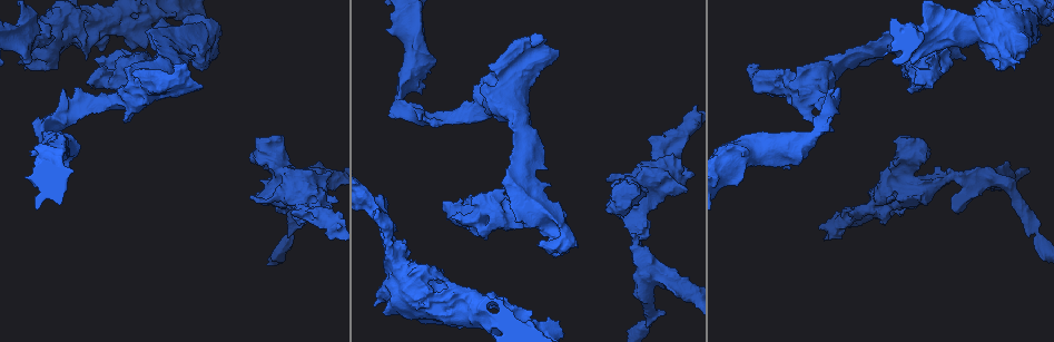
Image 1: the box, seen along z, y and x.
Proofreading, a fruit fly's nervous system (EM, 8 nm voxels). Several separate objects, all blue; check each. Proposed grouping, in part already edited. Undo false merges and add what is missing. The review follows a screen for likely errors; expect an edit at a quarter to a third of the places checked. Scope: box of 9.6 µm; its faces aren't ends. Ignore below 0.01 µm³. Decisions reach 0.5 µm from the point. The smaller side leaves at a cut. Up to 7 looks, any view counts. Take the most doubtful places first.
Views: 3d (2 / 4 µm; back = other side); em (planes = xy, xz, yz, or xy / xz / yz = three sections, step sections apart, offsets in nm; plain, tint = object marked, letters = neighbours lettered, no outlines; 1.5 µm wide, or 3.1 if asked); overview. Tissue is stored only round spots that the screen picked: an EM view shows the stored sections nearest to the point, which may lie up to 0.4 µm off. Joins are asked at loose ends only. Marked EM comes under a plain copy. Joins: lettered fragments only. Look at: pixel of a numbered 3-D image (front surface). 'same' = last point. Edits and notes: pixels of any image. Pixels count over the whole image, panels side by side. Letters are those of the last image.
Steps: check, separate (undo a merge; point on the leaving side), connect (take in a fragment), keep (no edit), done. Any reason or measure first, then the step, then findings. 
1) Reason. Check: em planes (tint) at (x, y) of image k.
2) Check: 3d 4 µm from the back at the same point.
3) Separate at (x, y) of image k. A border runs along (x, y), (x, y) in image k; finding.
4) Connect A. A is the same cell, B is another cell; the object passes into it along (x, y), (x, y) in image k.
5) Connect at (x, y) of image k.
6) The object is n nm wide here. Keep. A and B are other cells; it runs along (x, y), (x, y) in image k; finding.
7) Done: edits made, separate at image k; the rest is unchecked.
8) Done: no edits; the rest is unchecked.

Branch stops here. Check: em xz step 8 (letters) at (376, 303) of image 1.

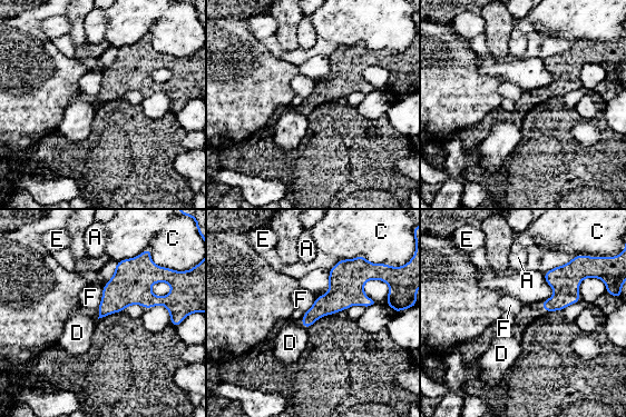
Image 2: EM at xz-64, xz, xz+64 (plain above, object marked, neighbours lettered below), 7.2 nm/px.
Keep. A, C, D, E and F are other cells; no lettered fragment goes on from it.

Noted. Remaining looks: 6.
Branch stops here. Check: em yz step 4 (letters) at (86, 84) of image 1.

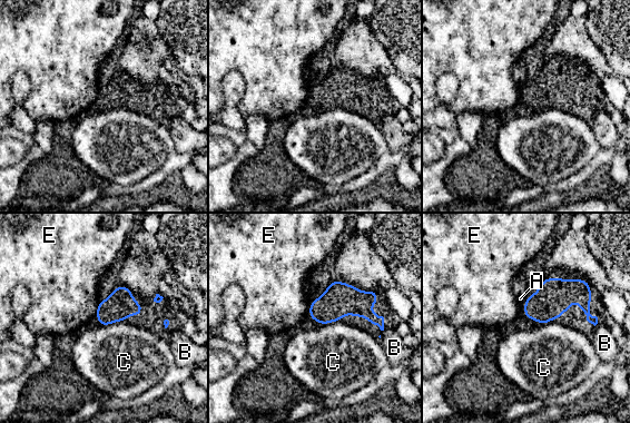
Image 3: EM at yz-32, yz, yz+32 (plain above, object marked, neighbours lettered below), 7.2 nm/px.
Check: em planes (letters) at the same point.

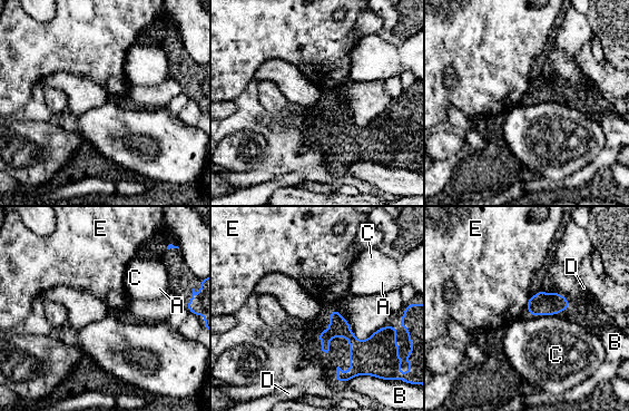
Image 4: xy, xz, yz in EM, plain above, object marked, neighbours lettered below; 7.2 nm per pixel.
Keep. A, B, C, D and E are other cells; a border runs along (546, 314), (551, 315) in image 4; no lettered fragment goes on from it.

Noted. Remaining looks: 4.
Check: em planes (letters) at (644, 258) of image 1.

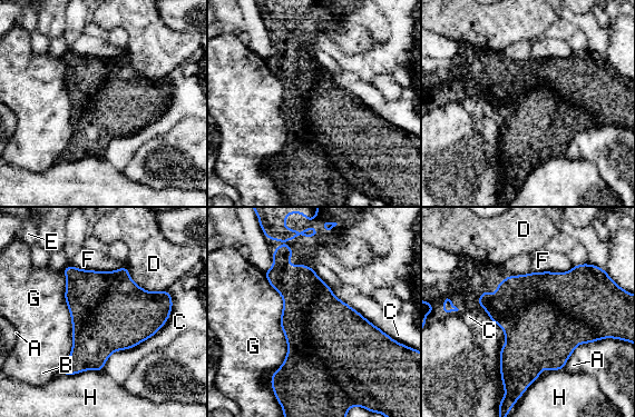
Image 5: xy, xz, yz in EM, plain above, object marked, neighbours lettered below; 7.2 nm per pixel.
Keep. A, B, C, D, E, F, G and H are other cells; a border runs along (263, 272), (286, 343), (271, 378) in image 5; continuous, no second cell.

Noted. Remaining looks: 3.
Done: no edits; the rest is unchecked.

